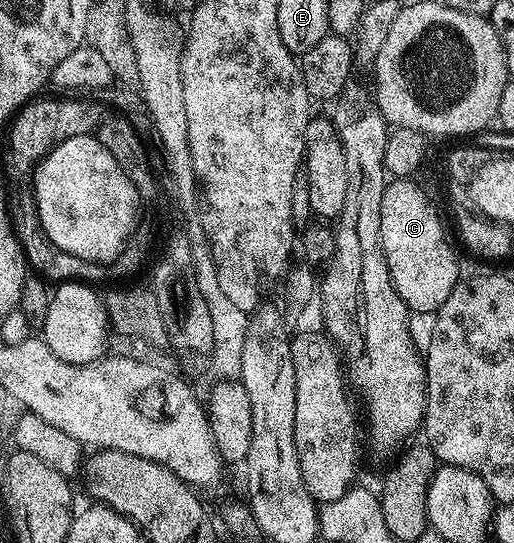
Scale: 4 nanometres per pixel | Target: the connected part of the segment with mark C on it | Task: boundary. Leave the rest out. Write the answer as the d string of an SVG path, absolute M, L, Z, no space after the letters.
M395 178L381 198L381 246L393 286L412 313L434 314L461 279L455 252L443 233L439 212L411 178Z

